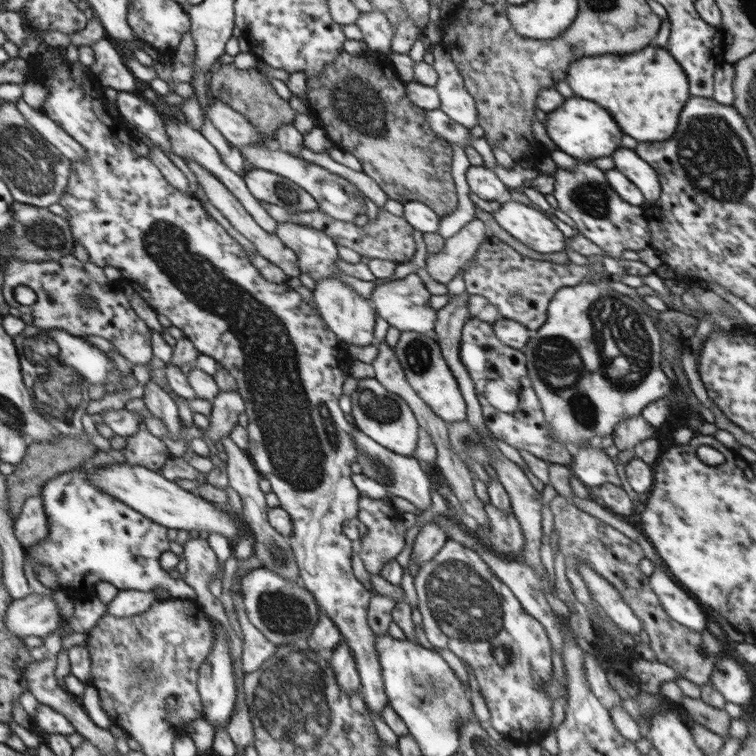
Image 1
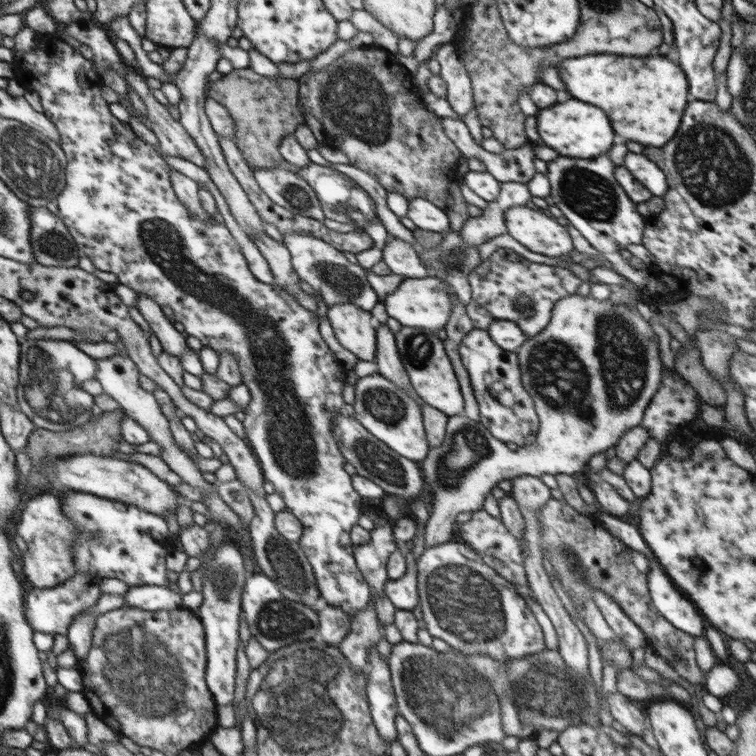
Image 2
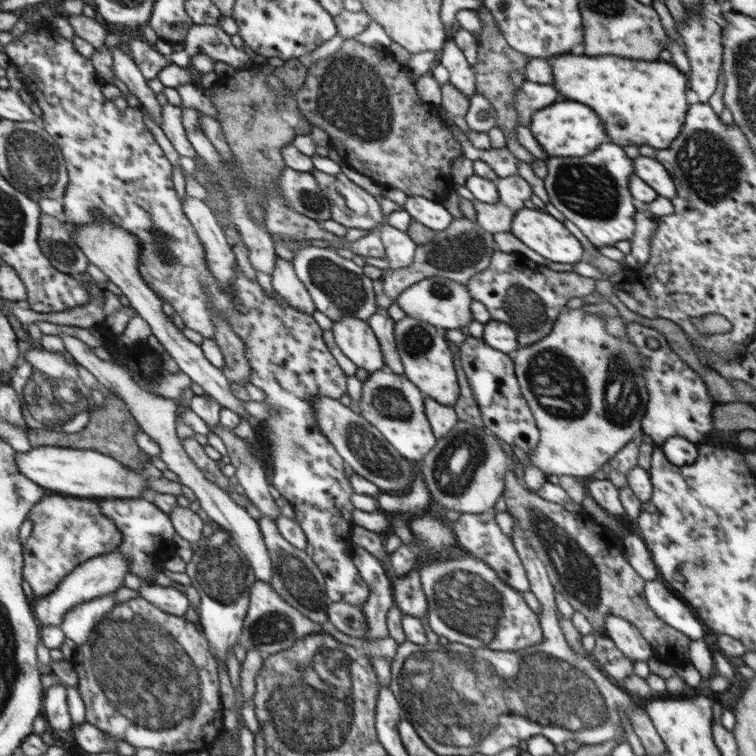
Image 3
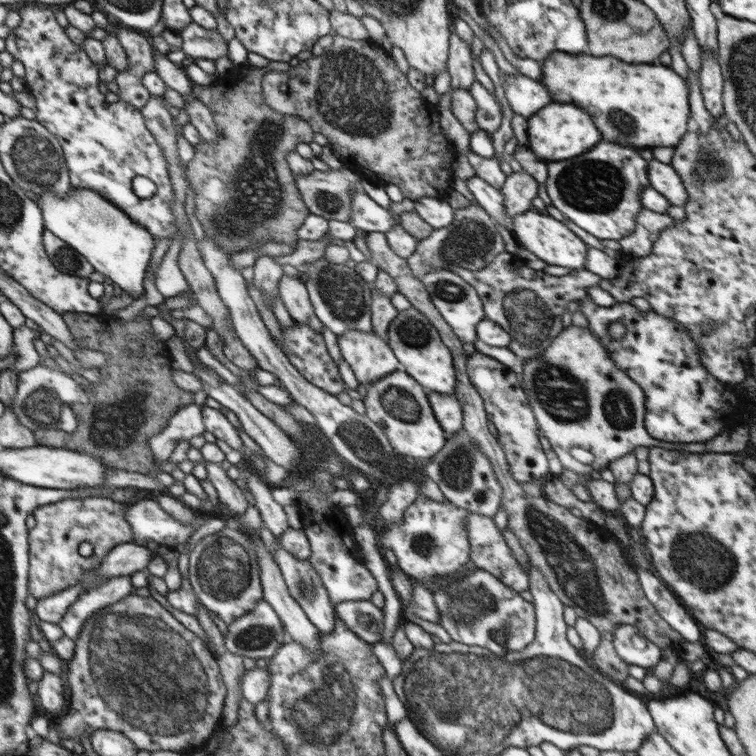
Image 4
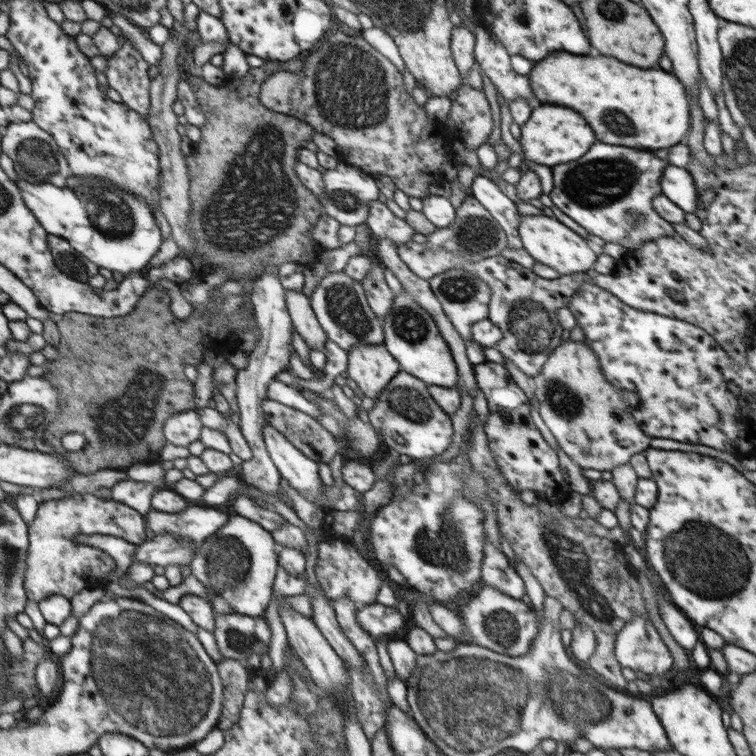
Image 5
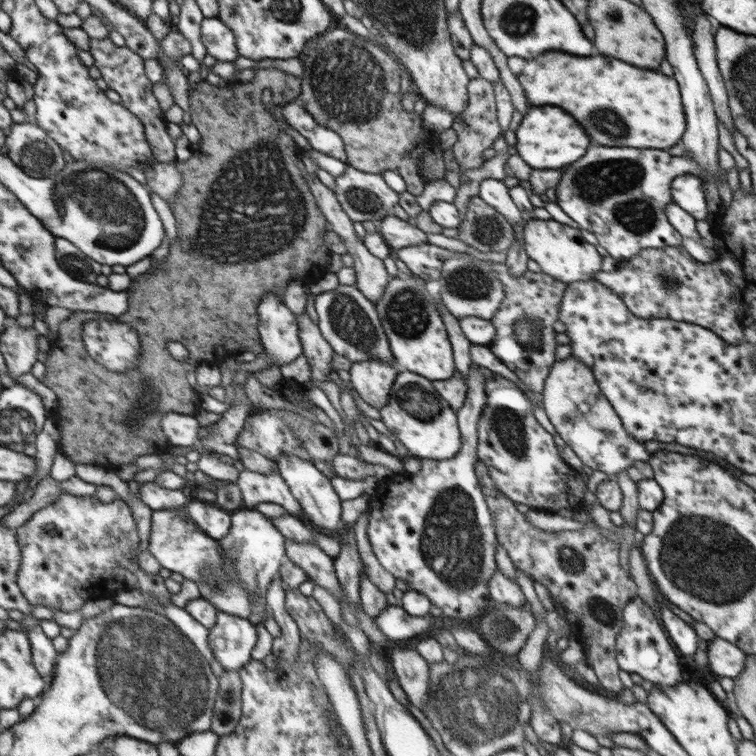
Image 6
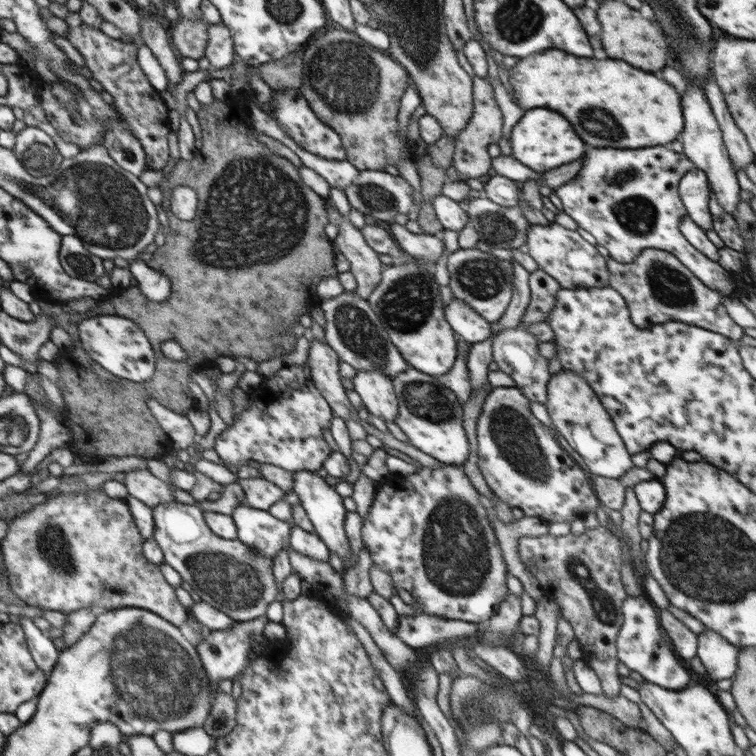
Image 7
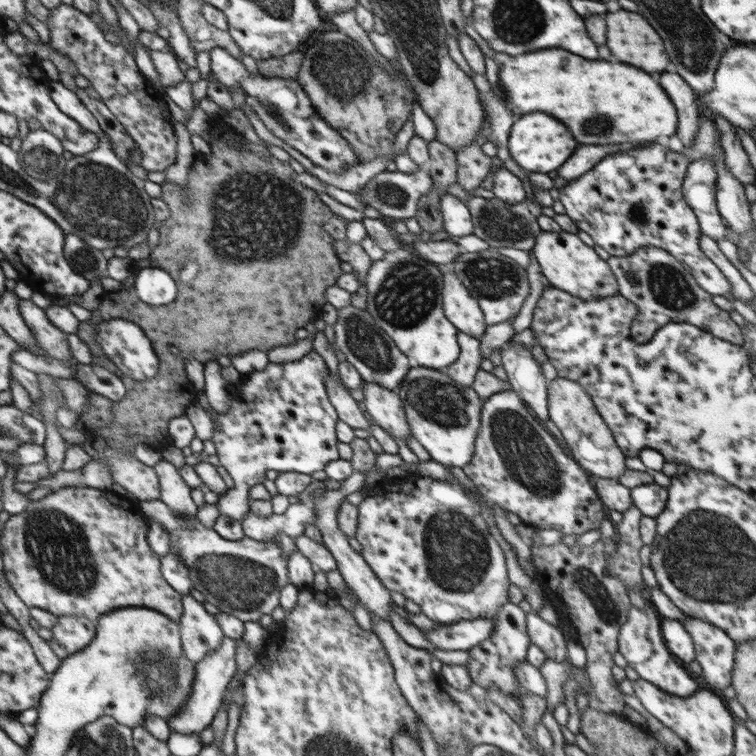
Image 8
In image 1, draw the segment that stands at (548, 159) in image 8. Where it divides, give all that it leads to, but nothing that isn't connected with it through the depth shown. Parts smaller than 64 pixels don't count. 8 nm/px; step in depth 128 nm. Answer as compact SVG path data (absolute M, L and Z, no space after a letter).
M568 98L562 106L547 114L546 131L559 150L581 161L610 157L622 142L622 130L614 118L596 102L582 98Z

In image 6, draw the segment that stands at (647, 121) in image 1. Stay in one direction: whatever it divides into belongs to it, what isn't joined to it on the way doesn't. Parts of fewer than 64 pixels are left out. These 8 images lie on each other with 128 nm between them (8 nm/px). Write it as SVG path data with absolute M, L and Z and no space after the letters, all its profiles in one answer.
M542 54L534 60L527 60L523 72L517 75L517 80L524 90L526 98L536 106L560 106L568 114L572 114L578 124L586 130L590 138L594 138L602 146L634 146L638 149L669 150L680 143L685 134L686 120L680 102L680 90L674 78L664 76L652 70L640 70L636 66L624 64L622 60L608 56L572 56L572 54Z

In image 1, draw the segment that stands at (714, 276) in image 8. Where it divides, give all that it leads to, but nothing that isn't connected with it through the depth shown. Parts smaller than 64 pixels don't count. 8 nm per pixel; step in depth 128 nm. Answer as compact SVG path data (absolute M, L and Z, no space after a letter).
M580 160L578 166L572 170L562 170L557 167L554 179L556 184L552 194L558 202L558 209L576 223L579 234L604 249L606 257L620 259L624 250L646 250L651 246L651 230L643 214L643 208L624 202L616 194L616 190L610 188L606 180L606 171Z

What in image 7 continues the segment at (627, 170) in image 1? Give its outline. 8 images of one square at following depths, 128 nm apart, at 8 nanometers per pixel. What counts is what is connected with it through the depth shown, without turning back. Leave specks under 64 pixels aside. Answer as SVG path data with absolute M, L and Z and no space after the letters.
M694 168L682 176L678 185L687 216L705 231L712 229L713 216L709 210L710 188L703 170Z

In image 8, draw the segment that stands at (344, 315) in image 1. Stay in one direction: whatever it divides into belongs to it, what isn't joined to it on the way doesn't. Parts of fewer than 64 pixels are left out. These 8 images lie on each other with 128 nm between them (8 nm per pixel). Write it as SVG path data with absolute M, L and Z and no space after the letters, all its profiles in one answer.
M364 381L361 387L364 390L365 412L375 424L403 440L412 436L404 404L396 390L368 381Z

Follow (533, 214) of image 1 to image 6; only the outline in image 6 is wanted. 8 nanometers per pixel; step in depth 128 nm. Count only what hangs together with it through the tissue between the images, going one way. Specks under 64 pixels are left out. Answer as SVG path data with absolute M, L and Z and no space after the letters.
M533 218L526 222L522 238L529 258L540 265L542 272L562 282L588 281L594 279L594 275L602 270L603 256L580 235L580 229L565 226L553 219Z

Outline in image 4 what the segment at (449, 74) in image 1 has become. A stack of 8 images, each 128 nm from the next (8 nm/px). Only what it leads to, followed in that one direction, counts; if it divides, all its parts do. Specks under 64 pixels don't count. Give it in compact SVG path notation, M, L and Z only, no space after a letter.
M456 32L449 38L447 72L451 76L451 90L468 90L475 82L475 73L471 48Z

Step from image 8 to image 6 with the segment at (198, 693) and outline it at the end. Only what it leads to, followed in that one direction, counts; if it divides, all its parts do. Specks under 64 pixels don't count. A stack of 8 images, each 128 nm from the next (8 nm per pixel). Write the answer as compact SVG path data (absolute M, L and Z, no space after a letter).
M217 609L217 622L210 629L208 644L214 658L224 670L238 671L248 661L258 642L256 625Z

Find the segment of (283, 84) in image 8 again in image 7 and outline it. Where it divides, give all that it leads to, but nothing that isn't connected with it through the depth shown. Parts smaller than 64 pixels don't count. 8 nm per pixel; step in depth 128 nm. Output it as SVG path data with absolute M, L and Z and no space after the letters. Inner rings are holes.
M223 23L208 24L208 43L205 56L212 67L223 70L234 61L234 41L230 29ZM300 90L273 93L274 120L284 132L304 150L328 160L347 159L341 137L330 126L322 123L310 109L309 103L302 97Z

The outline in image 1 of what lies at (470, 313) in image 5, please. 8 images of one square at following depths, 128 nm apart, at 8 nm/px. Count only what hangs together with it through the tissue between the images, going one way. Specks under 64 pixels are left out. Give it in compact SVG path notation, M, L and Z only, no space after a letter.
M410 273L402 279L394 279L389 282L376 284L372 291L372 302L375 312L380 318L384 318L389 326L394 326L400 332L426 333L434 330L438 312L430 306L431 293L422 282L418 273Z

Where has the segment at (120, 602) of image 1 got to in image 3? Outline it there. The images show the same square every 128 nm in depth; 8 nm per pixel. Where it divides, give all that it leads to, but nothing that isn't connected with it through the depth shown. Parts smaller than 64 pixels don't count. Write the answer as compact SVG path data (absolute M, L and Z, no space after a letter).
M152 583L143 584L138 591L143 600L165 611L167 614L185 617L189 607L189 600L186 594L182 594L176 588Z

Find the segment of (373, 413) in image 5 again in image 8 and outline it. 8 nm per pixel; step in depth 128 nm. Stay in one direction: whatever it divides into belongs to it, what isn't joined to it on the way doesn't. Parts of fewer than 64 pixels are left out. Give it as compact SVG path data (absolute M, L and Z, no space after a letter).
M412 365L396 391L404 404L406 420L408 420L412 436L424 446L431 458L444 466L464 468L475 453L476 437L478 436L478 429L480 429L480 411L482 411L484 404L484 401L478 398L476 390L472 386L458 385L458 382L454 382L448 374L444 374L444 370Z

